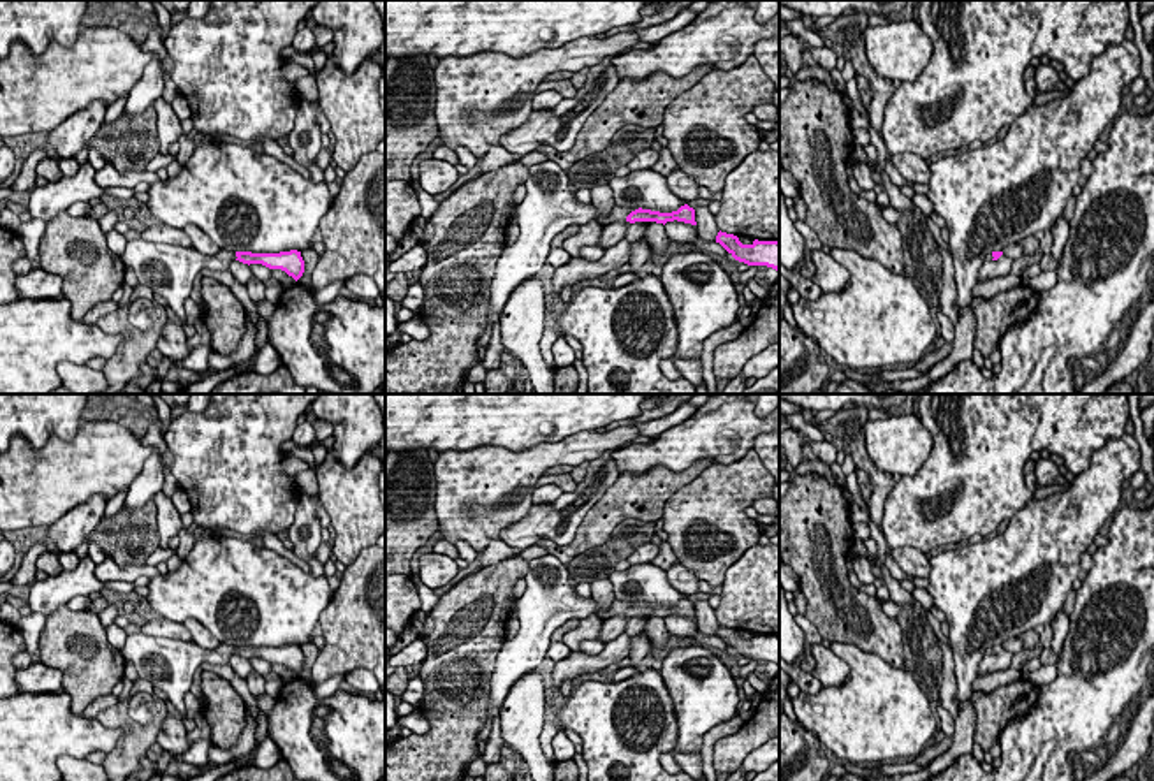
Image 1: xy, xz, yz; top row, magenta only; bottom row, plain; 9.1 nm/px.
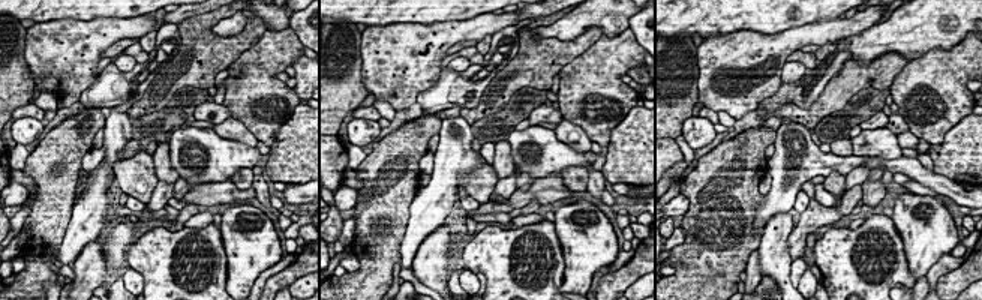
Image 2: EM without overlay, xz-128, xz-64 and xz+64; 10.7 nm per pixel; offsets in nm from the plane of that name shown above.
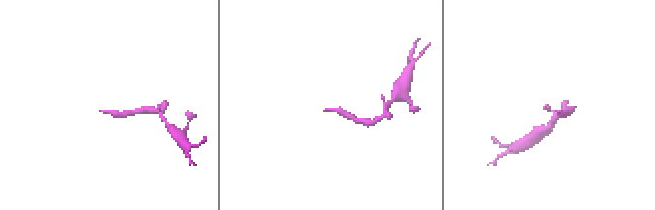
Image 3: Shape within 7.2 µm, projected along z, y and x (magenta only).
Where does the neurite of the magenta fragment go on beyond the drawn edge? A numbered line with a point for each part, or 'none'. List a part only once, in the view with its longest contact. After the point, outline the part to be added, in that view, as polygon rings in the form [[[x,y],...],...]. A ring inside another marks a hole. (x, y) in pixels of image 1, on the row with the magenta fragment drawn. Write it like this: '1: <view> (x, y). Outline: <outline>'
1: xz (618, 213). Outline: [[[614,206],[612,211],[610,211],[610,215],[602,220],[602,225],[609,225],[609,223],[614,223],[614,222],[626,220],[626,216],[630,213],[632,213],[632,209],[628,209],[628,208]]]

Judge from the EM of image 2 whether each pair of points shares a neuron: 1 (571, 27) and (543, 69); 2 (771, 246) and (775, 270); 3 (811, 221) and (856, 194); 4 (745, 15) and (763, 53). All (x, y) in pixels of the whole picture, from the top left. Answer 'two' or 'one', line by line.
1: two
2: one
3: one
4: two

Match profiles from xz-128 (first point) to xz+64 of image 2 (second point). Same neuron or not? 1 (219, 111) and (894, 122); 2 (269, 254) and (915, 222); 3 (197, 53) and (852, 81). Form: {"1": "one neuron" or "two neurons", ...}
{"1": "two neurons", "2": "one neuron", "3": "one neuron"}

